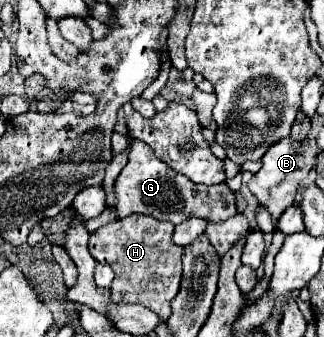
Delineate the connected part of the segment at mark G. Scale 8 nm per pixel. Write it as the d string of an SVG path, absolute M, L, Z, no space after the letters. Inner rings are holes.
M132 141L128 165L120 171L118 179L114 181L114 195L116 195L118 219L128 217L132 213L142 213L142 215L150 215L160 221L172 221L174 225L178 225L188 217L222 221L236 215L236 197L226 183L212 185L212 187L196 185L190 179L184 179L184 175L174 173L142 141Z

